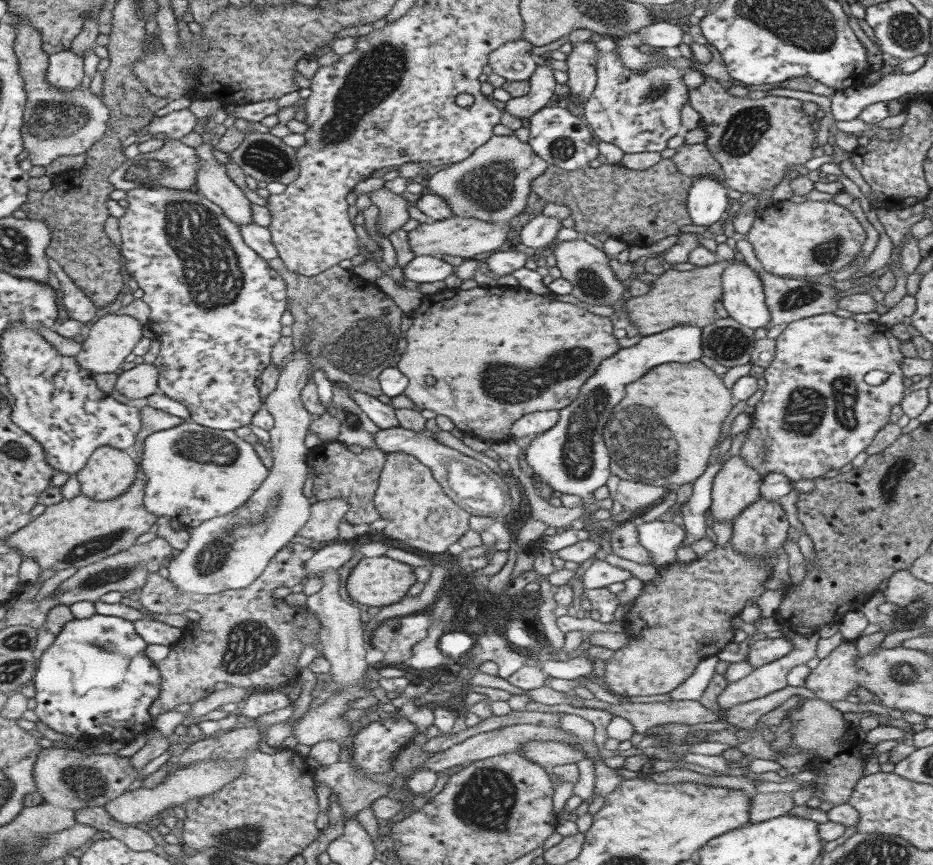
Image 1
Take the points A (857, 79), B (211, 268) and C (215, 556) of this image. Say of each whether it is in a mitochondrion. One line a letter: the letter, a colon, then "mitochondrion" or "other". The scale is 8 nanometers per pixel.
A: other
B: mitochondrion
C: mitochondrion

